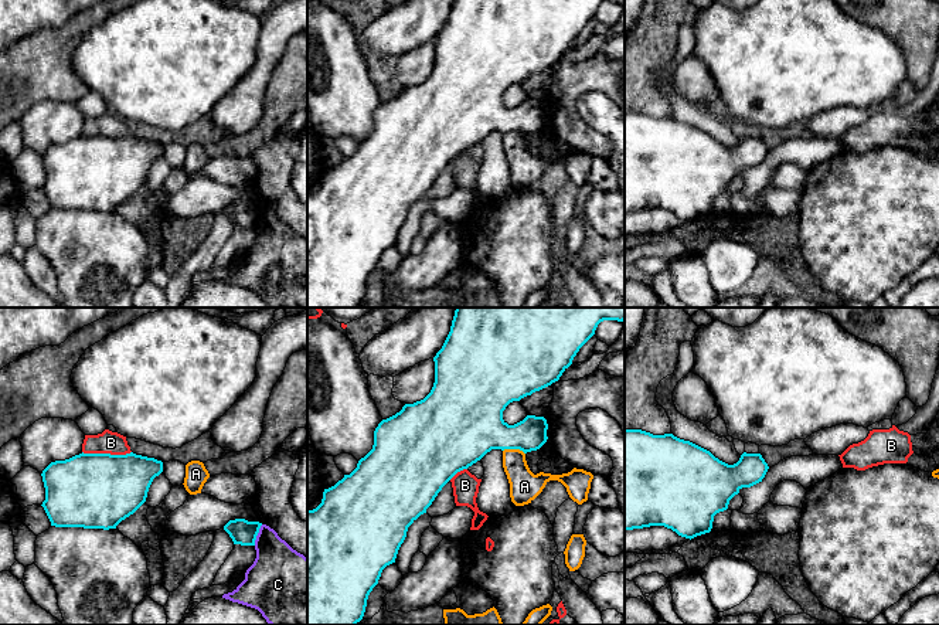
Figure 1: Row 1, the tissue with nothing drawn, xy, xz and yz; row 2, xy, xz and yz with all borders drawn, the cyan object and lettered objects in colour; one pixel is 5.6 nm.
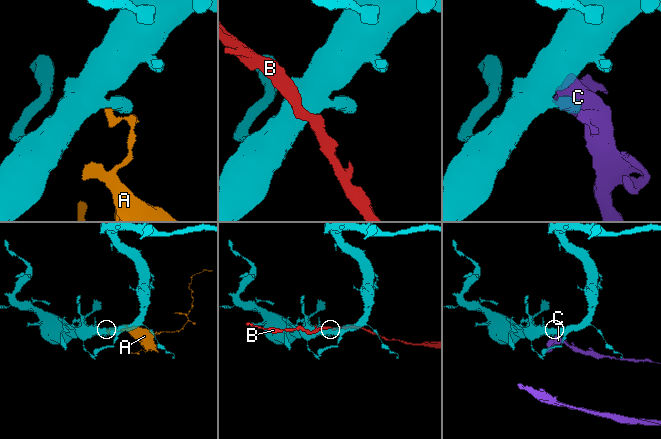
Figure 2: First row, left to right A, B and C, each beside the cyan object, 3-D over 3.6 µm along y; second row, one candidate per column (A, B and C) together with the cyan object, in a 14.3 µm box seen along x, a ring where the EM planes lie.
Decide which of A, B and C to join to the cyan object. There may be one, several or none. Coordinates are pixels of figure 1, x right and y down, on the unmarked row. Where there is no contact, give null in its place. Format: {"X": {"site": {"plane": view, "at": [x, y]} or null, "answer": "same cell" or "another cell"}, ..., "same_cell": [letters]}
{"A": {"site": {"plane": "xz", "at": [514, 131]}, "answer": "another cell"}, "B": {"site": {"plane": "xy", "at": [106, 136]}, "answer": "another cell"}, "C": {"site": {"plane": "xy", "at": [257, 217]}, "answer": "another cell"}, "same_cell": []}

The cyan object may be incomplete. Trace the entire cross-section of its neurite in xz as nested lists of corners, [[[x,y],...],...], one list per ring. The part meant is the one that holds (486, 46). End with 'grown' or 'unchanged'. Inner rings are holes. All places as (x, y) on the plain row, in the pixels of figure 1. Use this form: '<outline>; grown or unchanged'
[[[453,0],[448,20],[433,40],[435,65],[431,75],[382,102],[374,113],[372,132],[350,157],[324,171],[316,191],[307,193],[307,308],[355,308],[363,302],[368,278],[382,252],[395,245],[408,210],[426,196],[457,154],[491,132],[520,132],[527,136],[547,125],[548,106],[544,99],[527,98],[508,108],[503,94],[510,85],[558,64],[603,3],[623,4],[625,0]]]; unchanged

